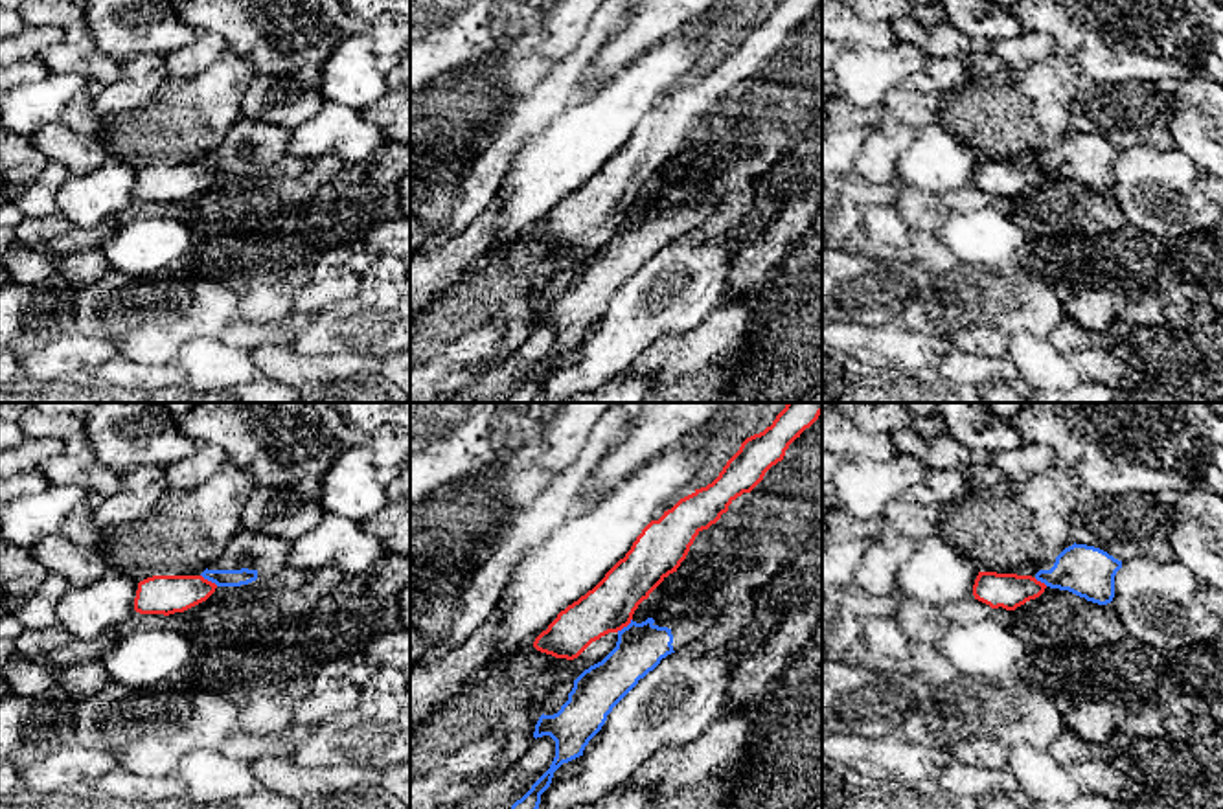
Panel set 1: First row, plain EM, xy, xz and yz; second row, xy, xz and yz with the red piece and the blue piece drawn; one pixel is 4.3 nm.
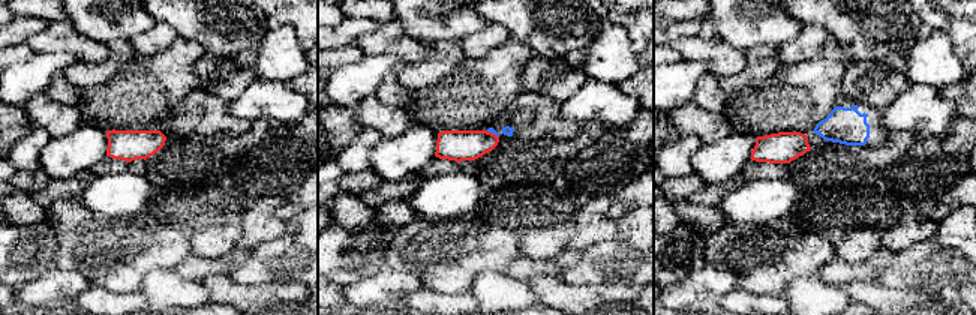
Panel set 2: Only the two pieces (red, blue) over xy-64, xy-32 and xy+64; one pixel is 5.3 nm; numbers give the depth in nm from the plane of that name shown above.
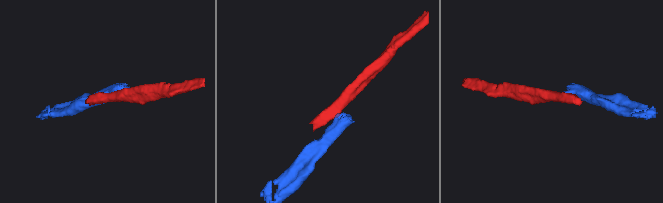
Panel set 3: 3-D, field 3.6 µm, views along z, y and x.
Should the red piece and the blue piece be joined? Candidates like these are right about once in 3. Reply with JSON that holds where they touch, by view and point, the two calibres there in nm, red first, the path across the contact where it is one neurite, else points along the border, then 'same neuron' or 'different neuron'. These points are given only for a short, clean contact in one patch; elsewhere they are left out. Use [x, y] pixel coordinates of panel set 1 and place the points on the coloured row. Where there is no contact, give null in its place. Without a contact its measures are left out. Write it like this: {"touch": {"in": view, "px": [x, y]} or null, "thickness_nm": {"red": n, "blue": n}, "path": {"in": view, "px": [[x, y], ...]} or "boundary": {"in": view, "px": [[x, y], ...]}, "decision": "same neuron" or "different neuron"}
{"touch": {"in": "xy", "px": [210, 581]}, "thickness_nm": {"red": 180, "blue": 80}, "boundary": {"in": "xy", "px": [[201, 574], [217, 585]]}, "decision": "different neuron"}

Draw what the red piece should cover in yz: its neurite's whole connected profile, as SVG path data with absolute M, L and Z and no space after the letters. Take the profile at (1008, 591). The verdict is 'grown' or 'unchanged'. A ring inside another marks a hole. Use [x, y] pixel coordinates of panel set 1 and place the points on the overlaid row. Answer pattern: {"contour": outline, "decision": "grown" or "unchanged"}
{"contour": "M978 572L973 596L991 609L1015 610L1030 599L1039 598L1046 585L1032 575Z", "decision": "unchanged"}

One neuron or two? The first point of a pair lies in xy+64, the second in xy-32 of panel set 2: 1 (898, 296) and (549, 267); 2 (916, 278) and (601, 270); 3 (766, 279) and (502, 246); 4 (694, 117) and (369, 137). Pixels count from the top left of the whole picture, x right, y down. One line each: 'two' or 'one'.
1: two
2: one
3: one
4: two

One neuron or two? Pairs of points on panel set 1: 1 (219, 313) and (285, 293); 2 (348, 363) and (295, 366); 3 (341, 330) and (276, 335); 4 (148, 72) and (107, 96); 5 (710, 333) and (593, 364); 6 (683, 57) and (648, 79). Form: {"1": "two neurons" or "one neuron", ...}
{"1": "two neurons", "2": "one neuron", "3": "two neurons", "4": "one neuron", "5": "two neurons", "6": "one neuron"}

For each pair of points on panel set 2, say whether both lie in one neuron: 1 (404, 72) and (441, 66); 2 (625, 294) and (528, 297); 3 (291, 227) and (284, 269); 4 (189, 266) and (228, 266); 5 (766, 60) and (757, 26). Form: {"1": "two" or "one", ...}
{"1": "one", "2": "two", "3": "one", "4": "one", "5": "two"}

